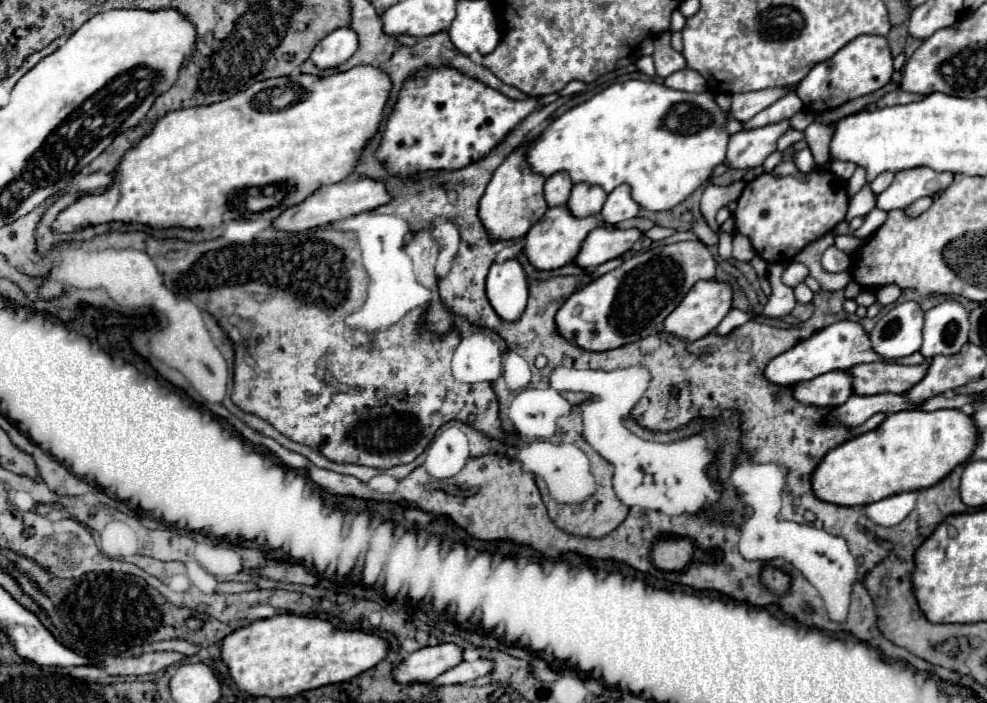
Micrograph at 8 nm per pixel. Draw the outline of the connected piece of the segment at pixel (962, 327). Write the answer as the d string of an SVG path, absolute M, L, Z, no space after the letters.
M944 301L924 315L922 347L926 359L938 355L956 355L968 341L968 311L956 301Z

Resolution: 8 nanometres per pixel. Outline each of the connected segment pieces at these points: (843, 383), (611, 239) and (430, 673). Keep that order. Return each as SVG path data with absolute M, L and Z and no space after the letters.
M846 371L824 373L822 377L810 379L810 383L798 383L792 387L792 397L808 407L834 407L842 405L846 397L854 391L850 389L850 377Z
M594 229L584 239L580 251L574 257L574 263L582 269L598 267L626 251L632 249L632 245L642 237L638 229Z
M450 643L424 647L408 653L392 669L396 683L430 683L438 673L458 665L462 661L462 649Z

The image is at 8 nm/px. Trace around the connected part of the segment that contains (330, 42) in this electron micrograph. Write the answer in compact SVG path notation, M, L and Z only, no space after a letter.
M348 27L336 29L334 33L326 35L310 53L310 61L318 69L336 69L344 61L348 61L354 55L354 49L358 47L358 37L354 37L354 31Z

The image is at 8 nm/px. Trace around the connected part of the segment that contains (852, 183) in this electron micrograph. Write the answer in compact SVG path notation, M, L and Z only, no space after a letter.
M856 169L856 173L850 177L850 181L848 181L848 185L846 185L848 197L852 199L864 185L866 185L866 173L862 173L862 169Z

